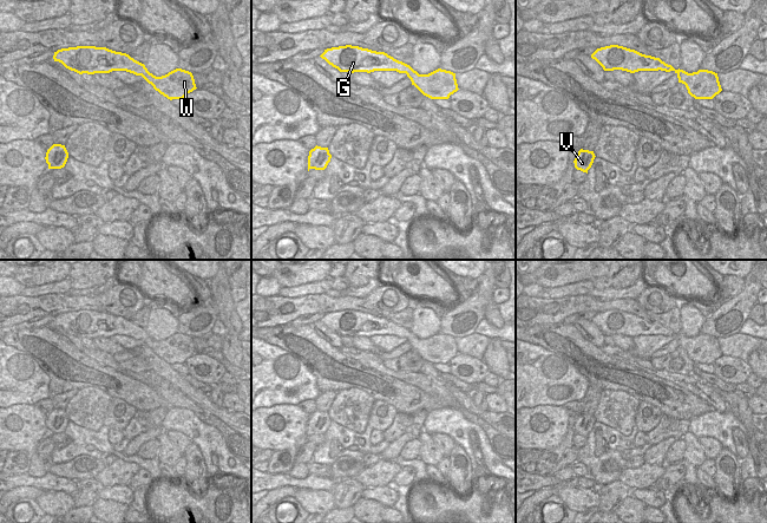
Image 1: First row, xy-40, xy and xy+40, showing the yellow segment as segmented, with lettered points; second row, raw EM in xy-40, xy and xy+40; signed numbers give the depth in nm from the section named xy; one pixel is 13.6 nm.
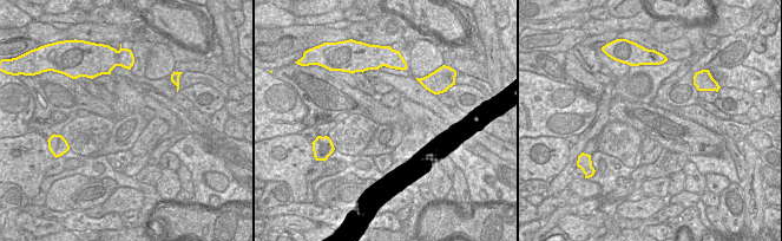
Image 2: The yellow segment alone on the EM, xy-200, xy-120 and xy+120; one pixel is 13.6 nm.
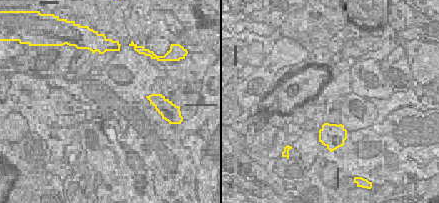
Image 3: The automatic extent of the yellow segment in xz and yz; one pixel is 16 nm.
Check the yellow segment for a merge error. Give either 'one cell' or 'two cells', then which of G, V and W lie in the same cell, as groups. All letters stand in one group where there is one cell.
one cell; G V W

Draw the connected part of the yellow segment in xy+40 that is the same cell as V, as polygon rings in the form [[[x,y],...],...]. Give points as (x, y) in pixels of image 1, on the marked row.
[[[581,149],[573,161],[575,168],[583,172],[588,174],[588,170],[591,168],[594,159],[595,159],[594,151],[583,150]]]

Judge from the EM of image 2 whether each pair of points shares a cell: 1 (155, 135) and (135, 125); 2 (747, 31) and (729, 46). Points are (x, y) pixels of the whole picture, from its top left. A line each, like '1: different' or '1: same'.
1: different
2: same

